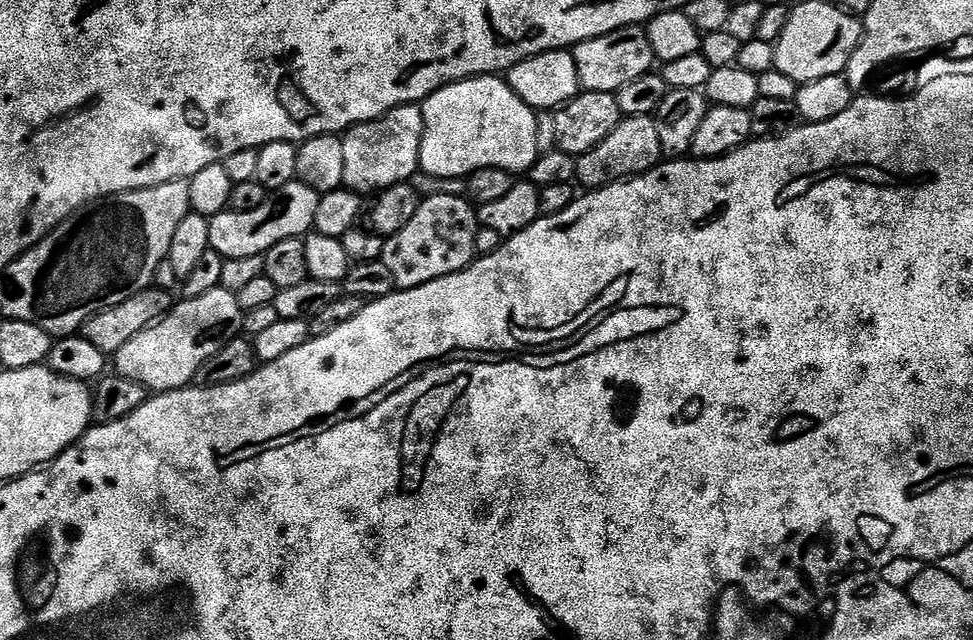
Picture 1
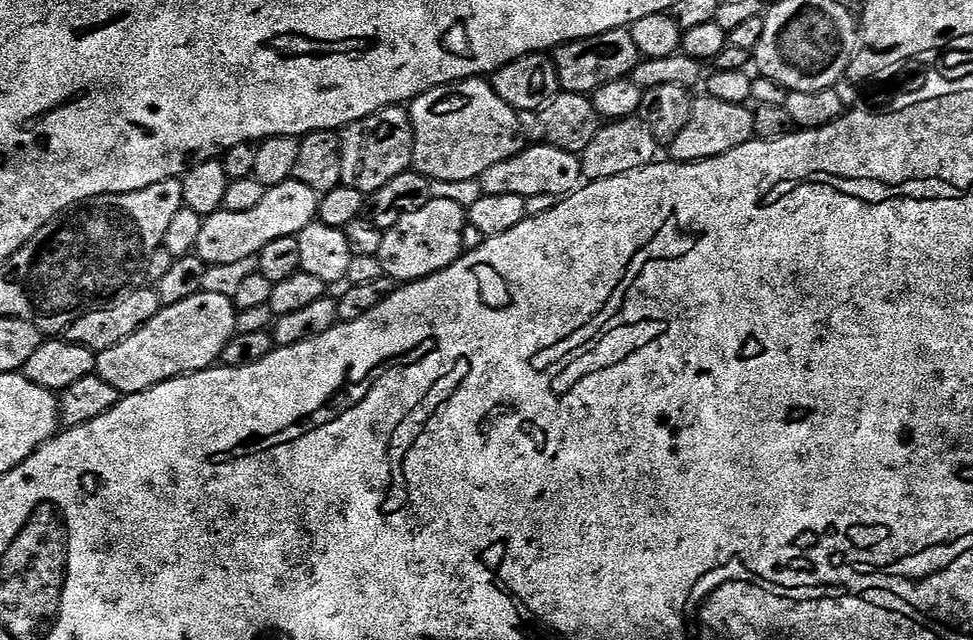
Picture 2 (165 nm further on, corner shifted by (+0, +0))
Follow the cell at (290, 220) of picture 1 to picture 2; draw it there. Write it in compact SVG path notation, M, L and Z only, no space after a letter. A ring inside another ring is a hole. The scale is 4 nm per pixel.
M295 178L287 180L278 186L267 189L262 202L258 202L258 206L254 206L254 210L242 210L241 212L225 212L221 210L215 212L212 216L204 217L202 234L198 234L195 255L200 256L207 265L239 262L242 258L259 256L260 252L269 242L274 242L274 238L299 236L302 230L306 230L306 226L314 223L319 211L320 196L314 190L310 190L310 186L298 182Z

